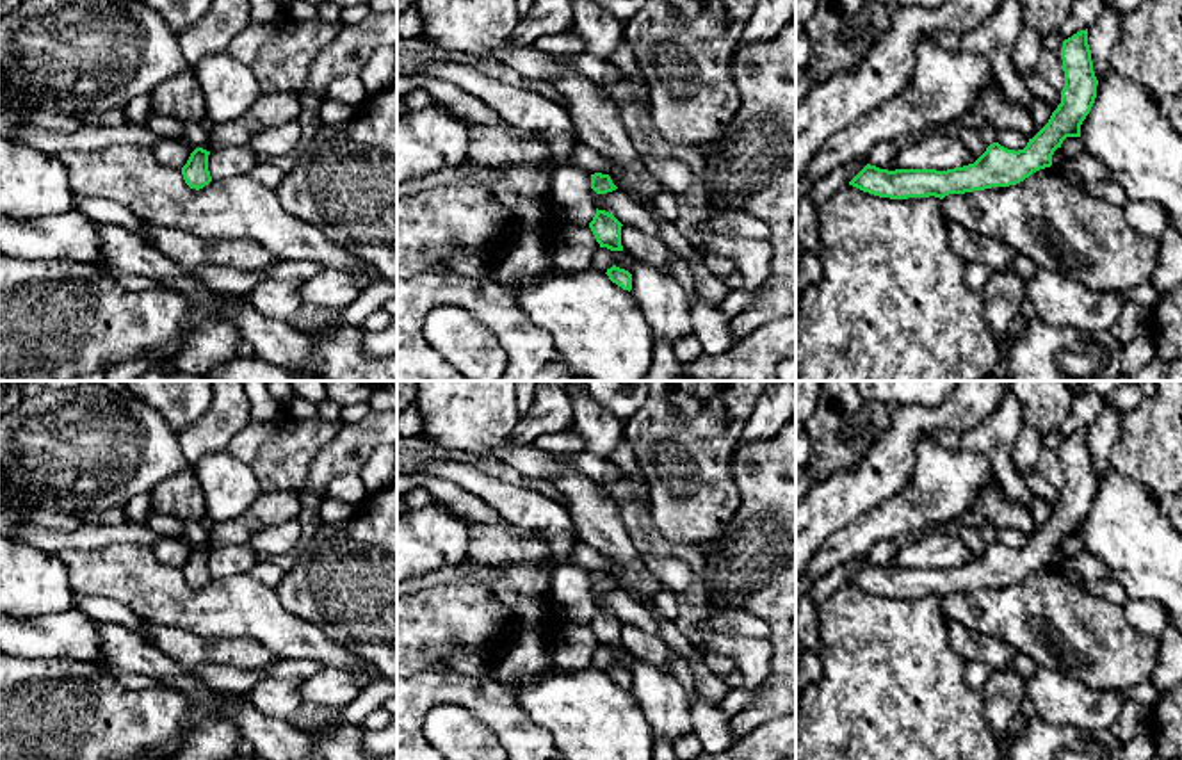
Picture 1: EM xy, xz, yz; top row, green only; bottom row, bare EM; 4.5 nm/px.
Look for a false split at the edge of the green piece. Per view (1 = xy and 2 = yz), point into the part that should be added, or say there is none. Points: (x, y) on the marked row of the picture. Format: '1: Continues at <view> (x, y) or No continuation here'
1: No continuation here
2: No continuation here

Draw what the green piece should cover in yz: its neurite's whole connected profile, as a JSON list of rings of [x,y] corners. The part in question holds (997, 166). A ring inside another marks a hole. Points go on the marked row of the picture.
[[[1088,28],[1063,41],[1065,87],[1061,103],[1048,123],[1029,139],[1024,150],[1008,150],[993,142],[974,162],[947,171],[936,169],[879,169],[867,164],[849,185],[890,199],[940,198],[992,187],[1009,187],[1032,173],[1050,167],[1052,155],[1066,137],[1081,137],[1081,125],[1089,114],[1098,80],[1093,71]]]

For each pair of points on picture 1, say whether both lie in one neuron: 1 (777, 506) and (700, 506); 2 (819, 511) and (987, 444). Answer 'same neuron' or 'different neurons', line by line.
1: different neurons
2: different neurons

